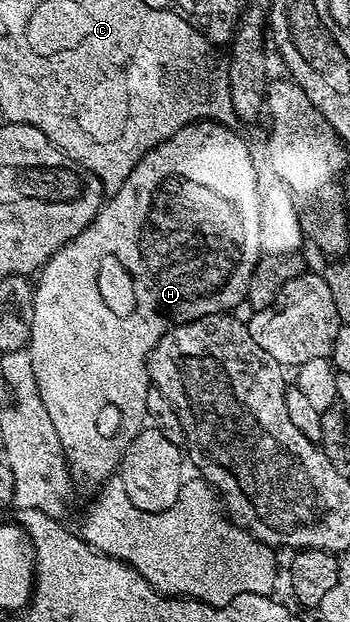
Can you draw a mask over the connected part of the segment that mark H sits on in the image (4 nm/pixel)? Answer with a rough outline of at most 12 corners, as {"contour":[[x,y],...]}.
{"contour":[[229,125],[154,146],[41,267],[28,353],[75,483],[144,428],[171,326],[243,305]]}

